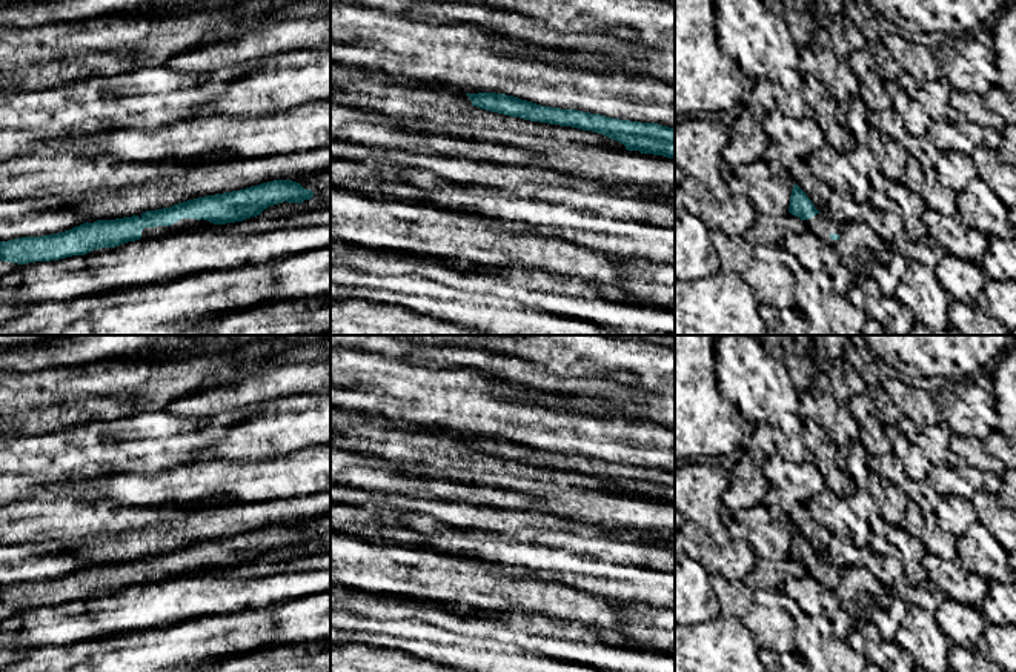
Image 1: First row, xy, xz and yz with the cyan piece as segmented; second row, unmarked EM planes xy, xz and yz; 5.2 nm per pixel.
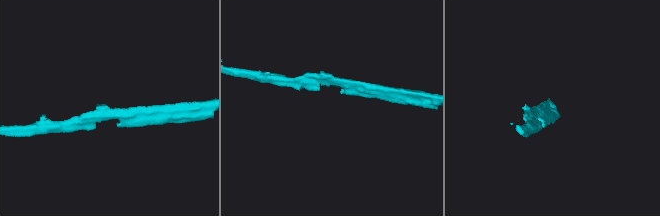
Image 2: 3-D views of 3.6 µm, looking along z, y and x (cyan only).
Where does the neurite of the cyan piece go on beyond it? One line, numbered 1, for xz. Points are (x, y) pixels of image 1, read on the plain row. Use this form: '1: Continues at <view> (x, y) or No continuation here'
1: No continuation here

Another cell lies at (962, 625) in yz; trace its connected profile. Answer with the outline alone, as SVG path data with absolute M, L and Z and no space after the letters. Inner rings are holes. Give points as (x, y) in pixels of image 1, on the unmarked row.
M950 598L942 600L935 612L935 620L951 644L967 650L976 647L987 626L987 618L978 606L961 604Z

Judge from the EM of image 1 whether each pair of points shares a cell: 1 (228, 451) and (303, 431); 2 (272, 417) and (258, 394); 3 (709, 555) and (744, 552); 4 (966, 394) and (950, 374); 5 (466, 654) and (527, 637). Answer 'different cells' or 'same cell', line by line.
1: same cell
2: different cells
3: same cell
4: different cells
5: different cells

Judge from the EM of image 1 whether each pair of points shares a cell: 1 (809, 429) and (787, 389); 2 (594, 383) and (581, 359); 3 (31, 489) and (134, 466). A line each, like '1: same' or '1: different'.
1: different
2: different
3: same

